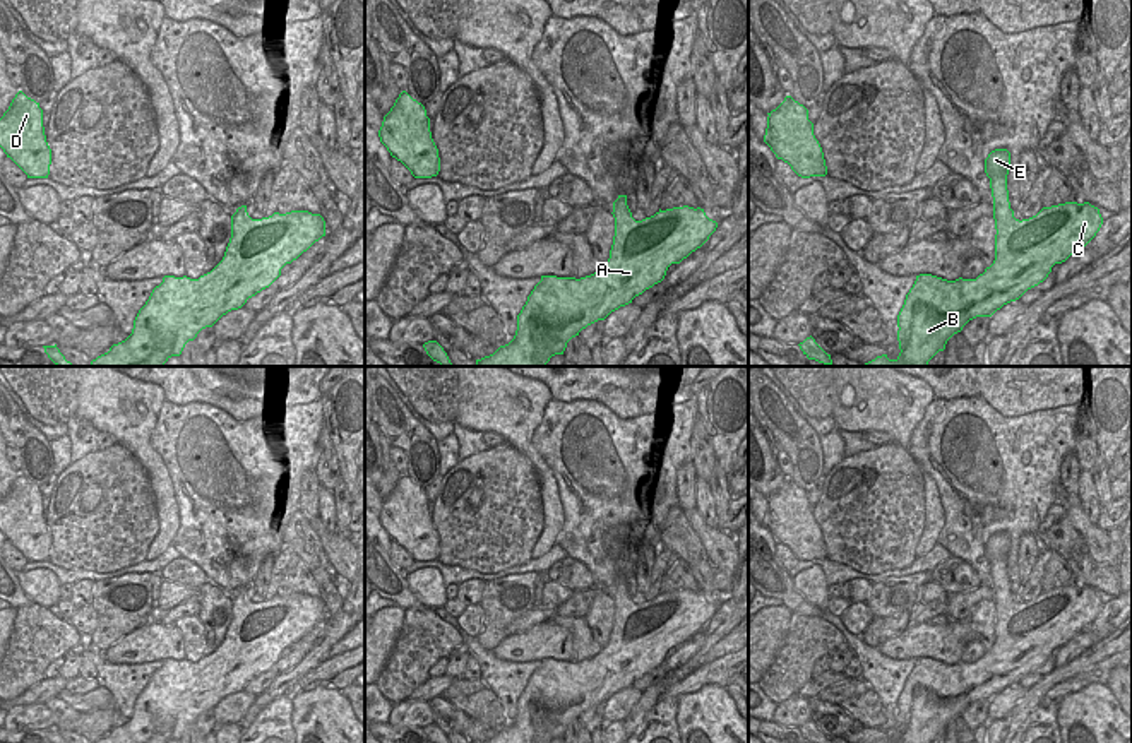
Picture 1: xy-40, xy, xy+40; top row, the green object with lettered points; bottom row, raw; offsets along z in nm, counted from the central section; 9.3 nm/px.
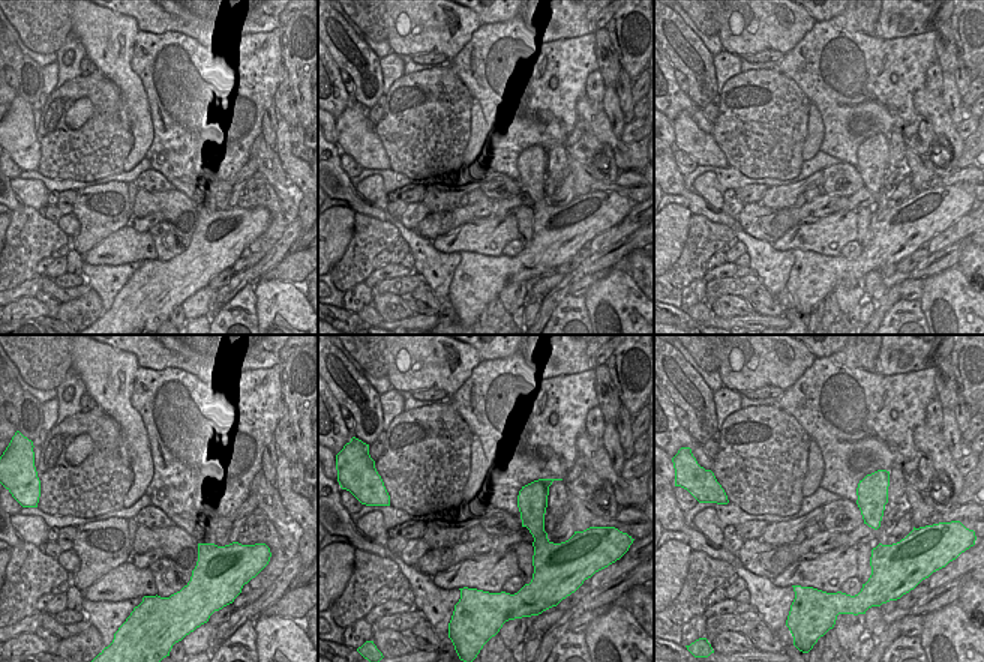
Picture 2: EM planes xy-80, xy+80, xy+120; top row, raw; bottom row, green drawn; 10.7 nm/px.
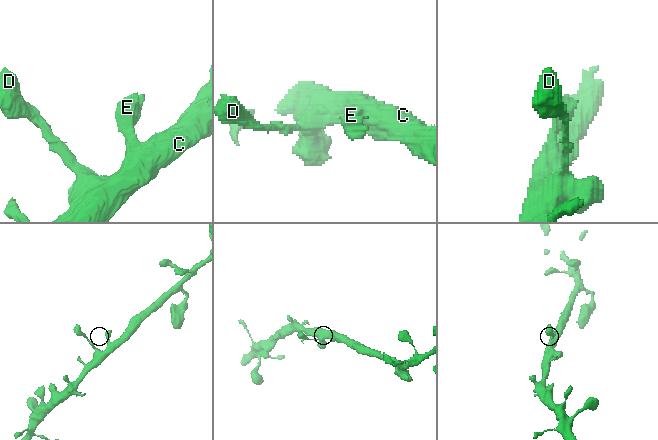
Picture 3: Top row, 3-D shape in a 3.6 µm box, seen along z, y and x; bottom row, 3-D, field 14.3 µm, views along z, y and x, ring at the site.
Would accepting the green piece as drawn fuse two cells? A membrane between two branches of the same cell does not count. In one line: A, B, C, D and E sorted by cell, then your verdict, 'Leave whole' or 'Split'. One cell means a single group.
Groups: A B C D E. Leave whole.

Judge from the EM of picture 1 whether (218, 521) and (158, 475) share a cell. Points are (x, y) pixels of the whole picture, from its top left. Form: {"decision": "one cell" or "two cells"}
{"decision": "two cells"}

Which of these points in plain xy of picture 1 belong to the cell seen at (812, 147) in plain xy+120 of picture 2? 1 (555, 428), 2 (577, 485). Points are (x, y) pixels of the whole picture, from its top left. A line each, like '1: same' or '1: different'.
1: different
2: different

